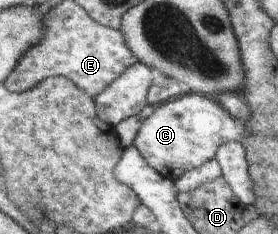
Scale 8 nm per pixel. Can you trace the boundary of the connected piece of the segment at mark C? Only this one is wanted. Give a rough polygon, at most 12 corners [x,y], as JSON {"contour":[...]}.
{"contour":[[187,93],[144,119],[132,145],[174,182],[240,143],[243,124]]}

